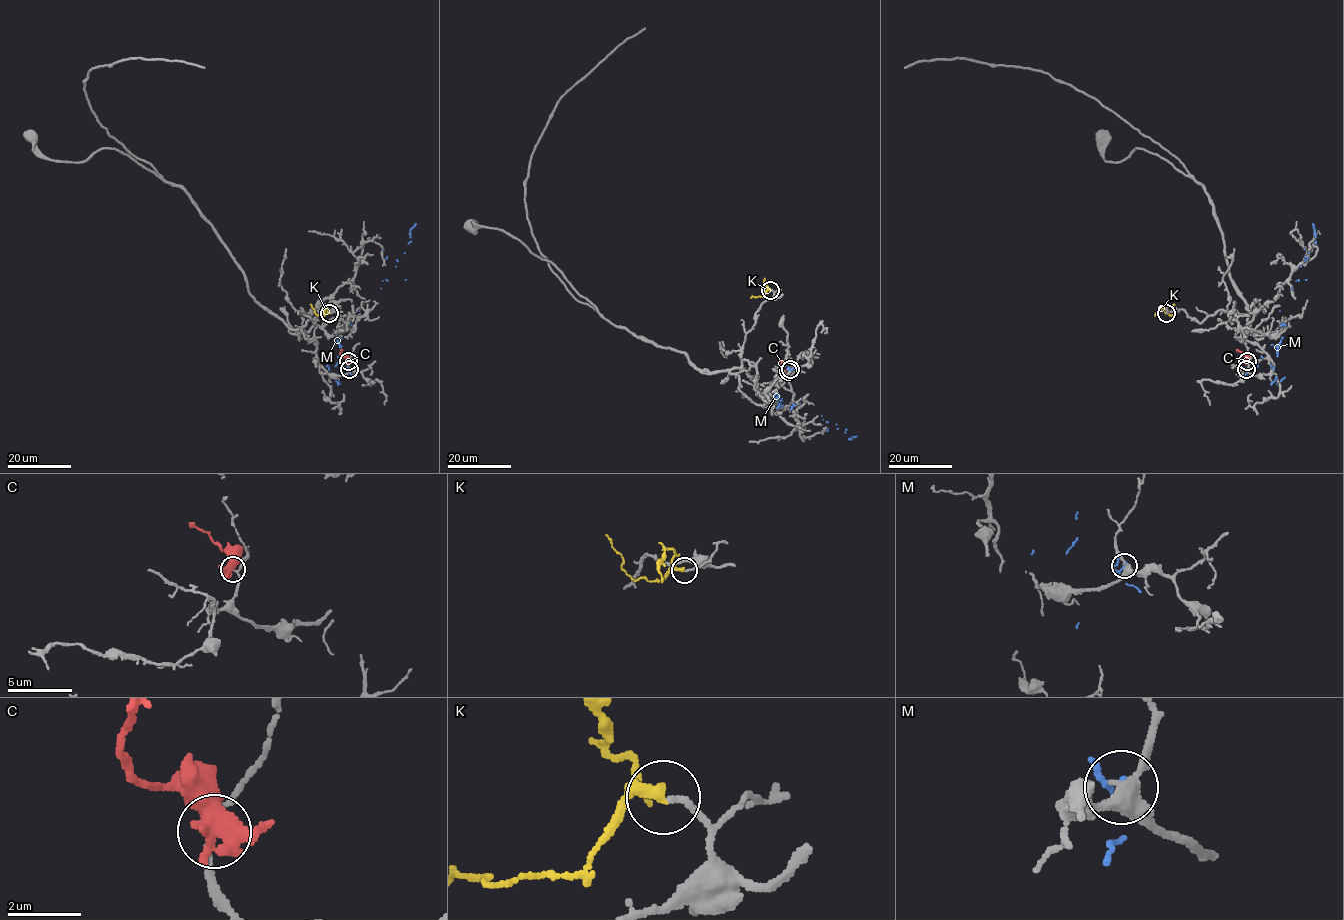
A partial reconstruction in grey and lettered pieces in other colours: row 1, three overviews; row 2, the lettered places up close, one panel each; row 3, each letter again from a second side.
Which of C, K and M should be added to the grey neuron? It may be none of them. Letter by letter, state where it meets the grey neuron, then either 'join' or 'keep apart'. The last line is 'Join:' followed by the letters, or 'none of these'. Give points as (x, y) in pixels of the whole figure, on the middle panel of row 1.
C: contact (788, 371); keep apart
K: contact (770, 290); join
M: contact (790, 369); keep apart
Join: K

